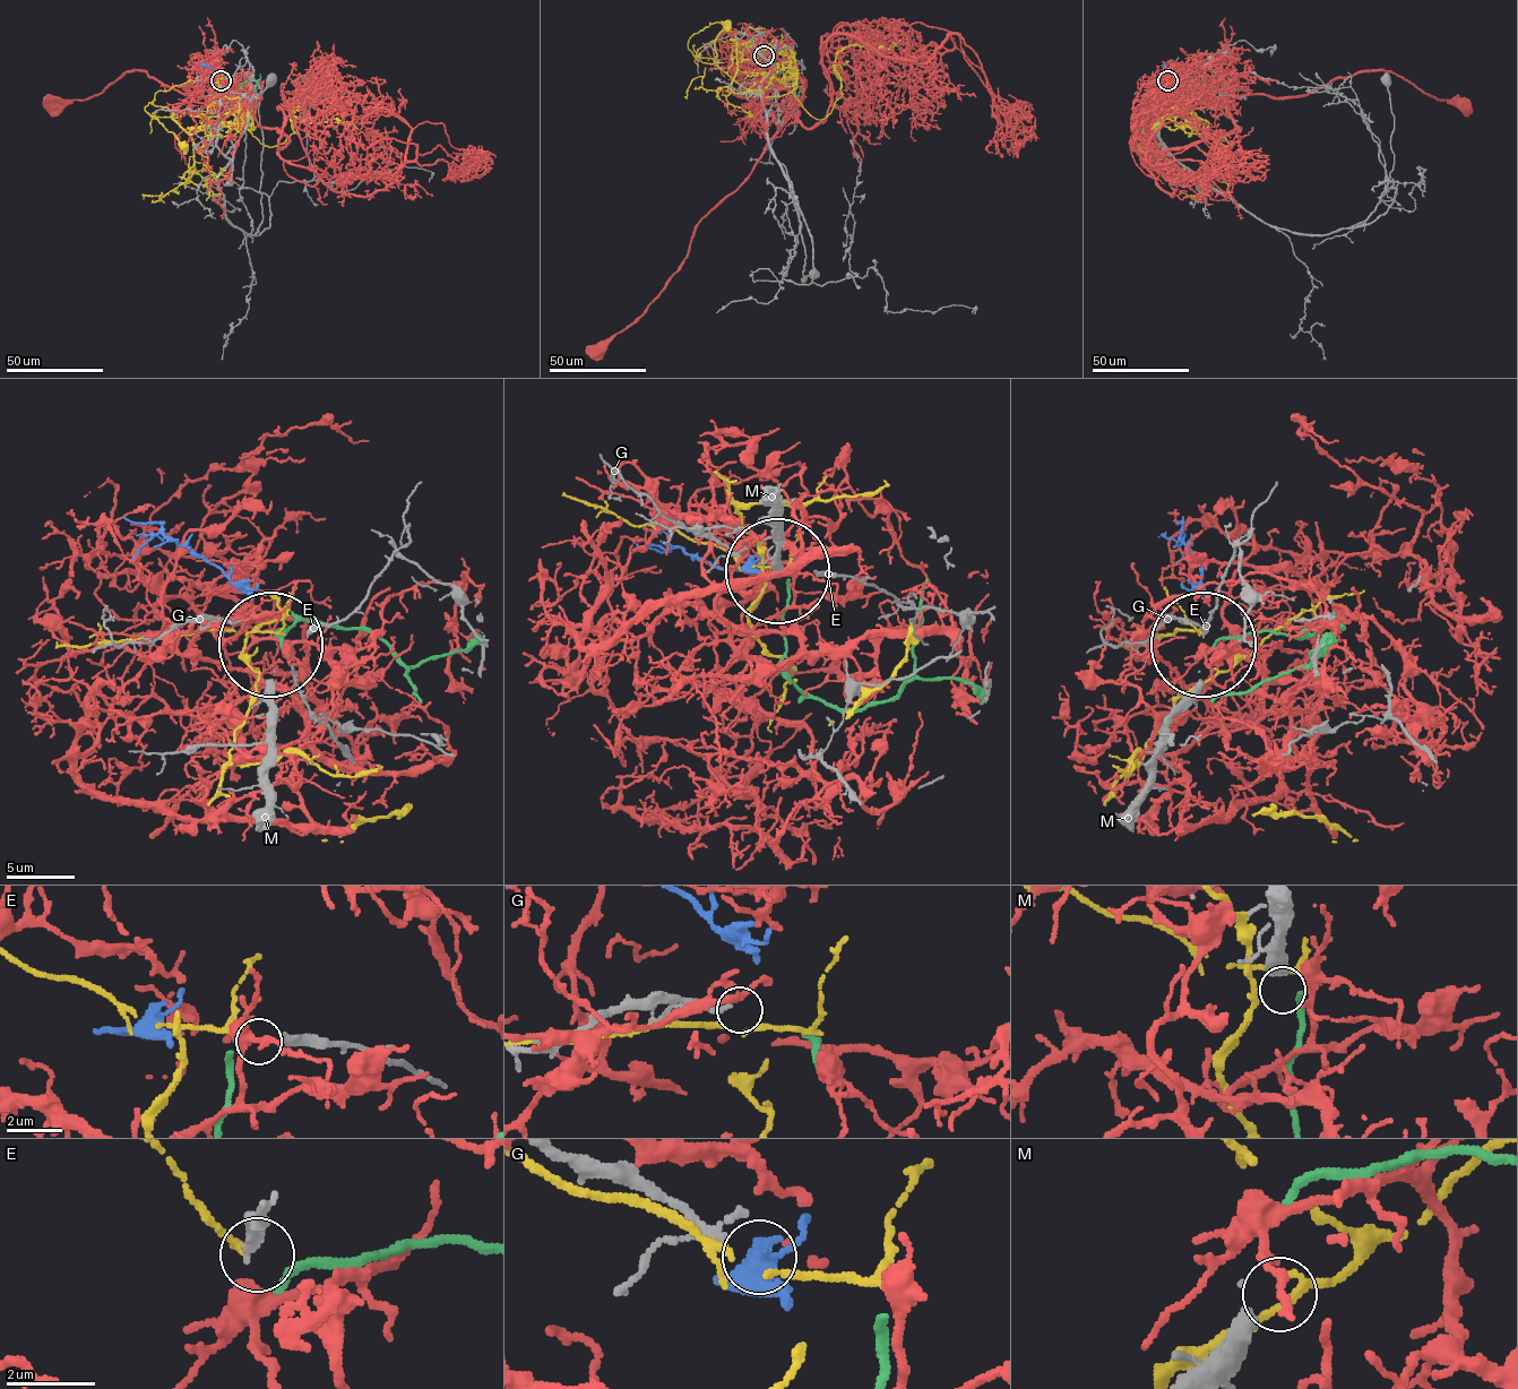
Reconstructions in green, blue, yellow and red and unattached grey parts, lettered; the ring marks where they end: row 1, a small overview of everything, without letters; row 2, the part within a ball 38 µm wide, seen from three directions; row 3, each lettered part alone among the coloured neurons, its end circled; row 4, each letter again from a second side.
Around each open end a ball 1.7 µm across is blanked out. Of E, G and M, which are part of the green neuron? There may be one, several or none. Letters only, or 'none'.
none

